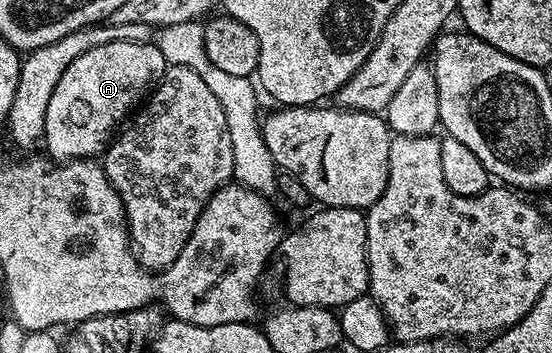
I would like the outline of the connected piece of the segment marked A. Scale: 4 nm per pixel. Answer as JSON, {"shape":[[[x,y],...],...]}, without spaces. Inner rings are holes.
{"shape":[[[111,41],[71,61],[51,93],[45,114],[43,147],[54,160],[92,159],[104,152],[111,142],[108,131],[116,132],[117,123],[124,124],[165,76],[167,55],[157,46],[156,42]]]}

